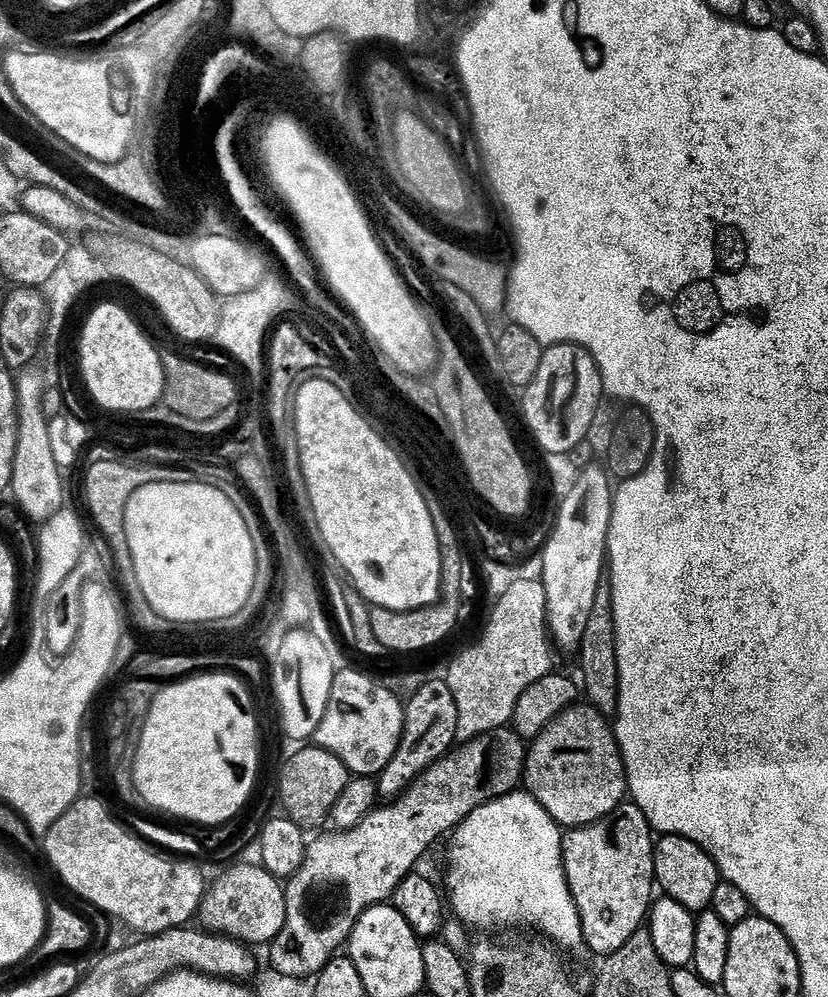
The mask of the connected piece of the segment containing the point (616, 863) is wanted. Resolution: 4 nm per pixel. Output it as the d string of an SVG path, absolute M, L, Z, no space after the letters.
M625 802L601 820L585 824L583 828L571 829L564 837L564 879L578 906L587 951L597 952L597 957L603 958L626 946L626 942L630 942L630 938L641 931L650 915L654 903L652 888L654 892L656 884L654 829L640 807Z

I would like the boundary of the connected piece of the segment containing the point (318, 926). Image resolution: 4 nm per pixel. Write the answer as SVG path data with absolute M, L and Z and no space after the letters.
M505 726L495 728L493 732L473 735L469 740L472 740L469 744L461 743L429 766L409 785L407 791L369 812L366 818L362 818L362 822L358 822L358 826L332 830L329 836L320 836L309 843L302 866L286 882L286 924L282 926L282 934L278 934L278 938L274 938L267 949L268 956L272 959L269 960L271 968L290 978L315 977L345 947L357 918L366 909L385 903L396 892L397 886L415 869L412 867L423 858L424 851L439 836L447 837L457 824L478 810L478 806L521 787L528 748L526 741L517 732Z

